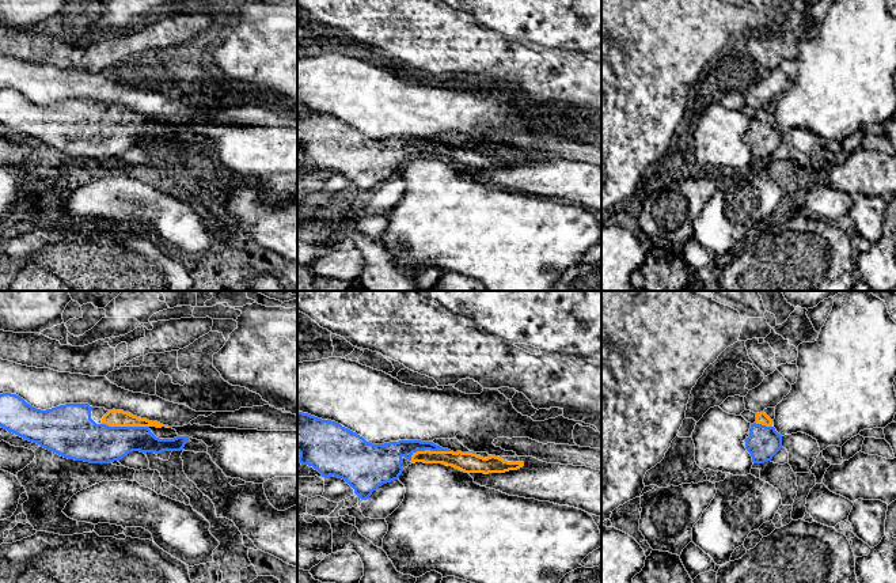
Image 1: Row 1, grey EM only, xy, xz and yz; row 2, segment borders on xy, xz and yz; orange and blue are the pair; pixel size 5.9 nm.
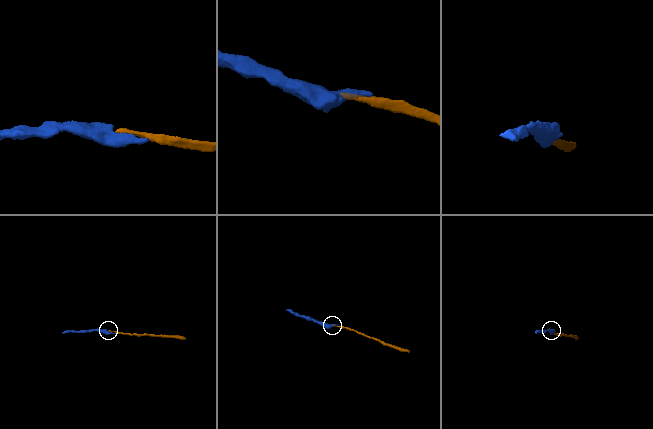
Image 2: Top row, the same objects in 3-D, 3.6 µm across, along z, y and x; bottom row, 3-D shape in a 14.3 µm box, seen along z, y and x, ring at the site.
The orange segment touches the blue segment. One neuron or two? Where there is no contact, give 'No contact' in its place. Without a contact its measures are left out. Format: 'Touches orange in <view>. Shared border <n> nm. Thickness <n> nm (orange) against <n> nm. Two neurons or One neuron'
Touches orange in xy. Shared border 280 nm. Thickness 100 nm (orange) against 240 nm. One neuron

